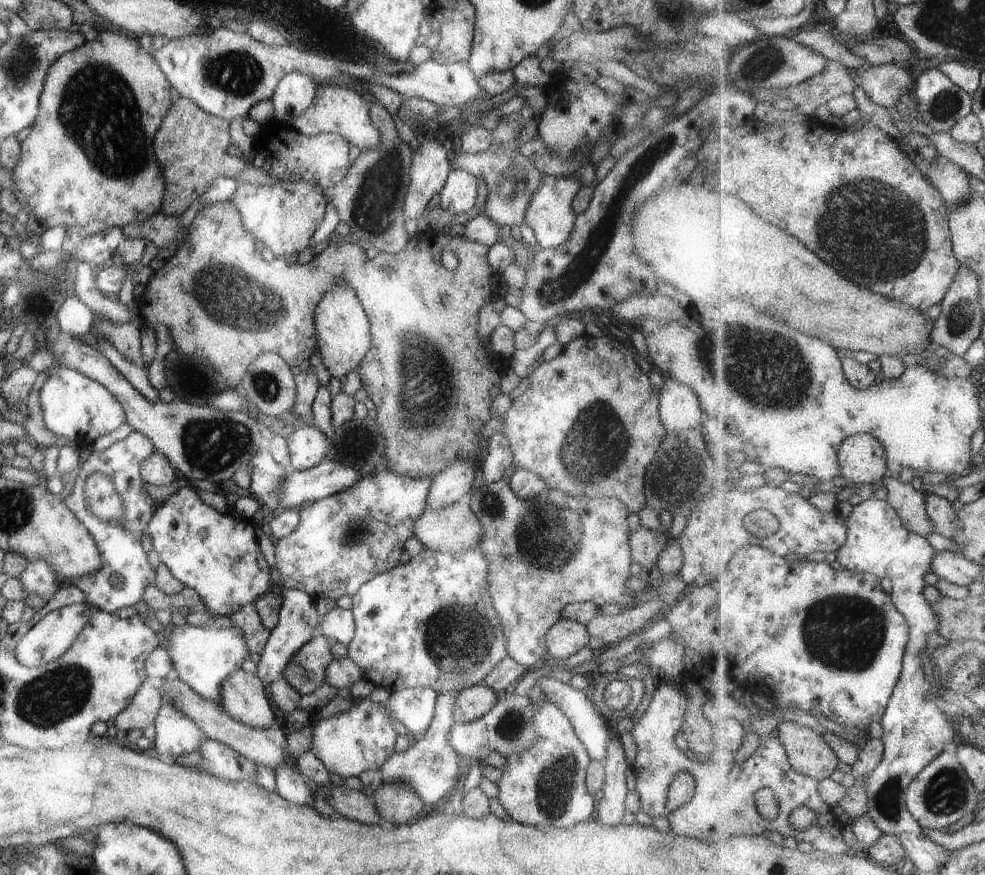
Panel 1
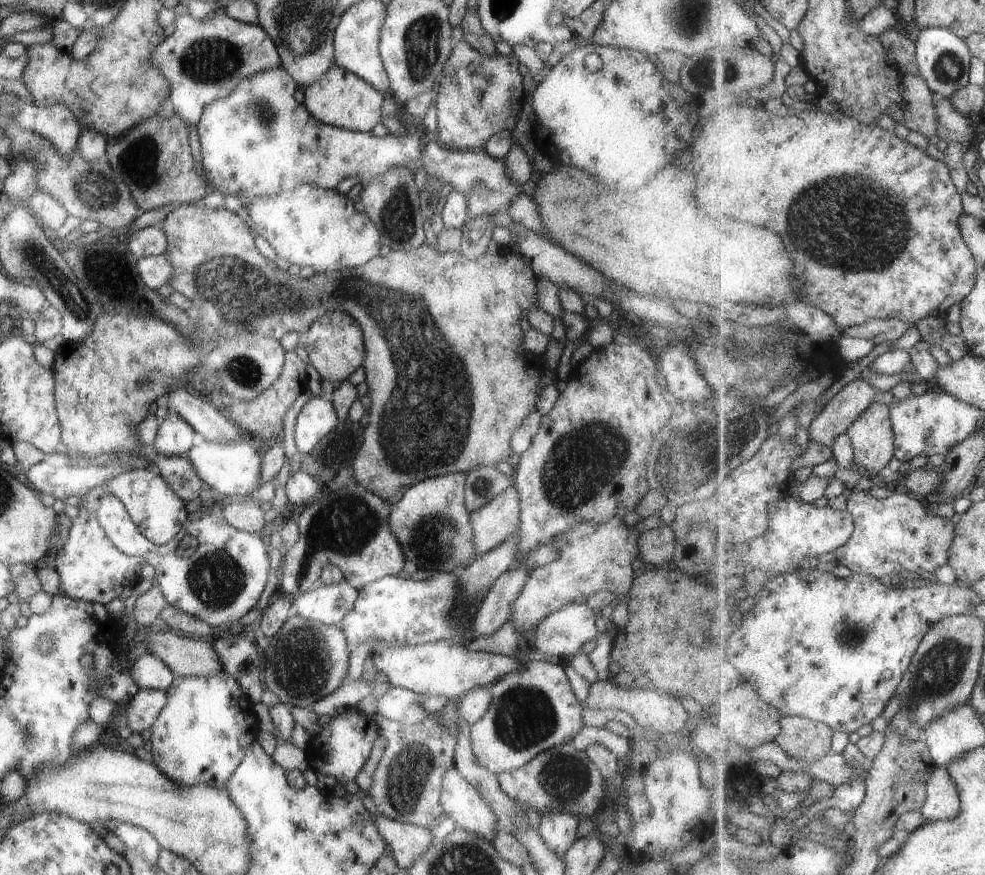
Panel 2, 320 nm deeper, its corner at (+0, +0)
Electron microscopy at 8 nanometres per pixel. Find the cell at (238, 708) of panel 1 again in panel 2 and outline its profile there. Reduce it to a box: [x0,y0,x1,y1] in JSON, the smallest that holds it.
[137,629,221,677]

